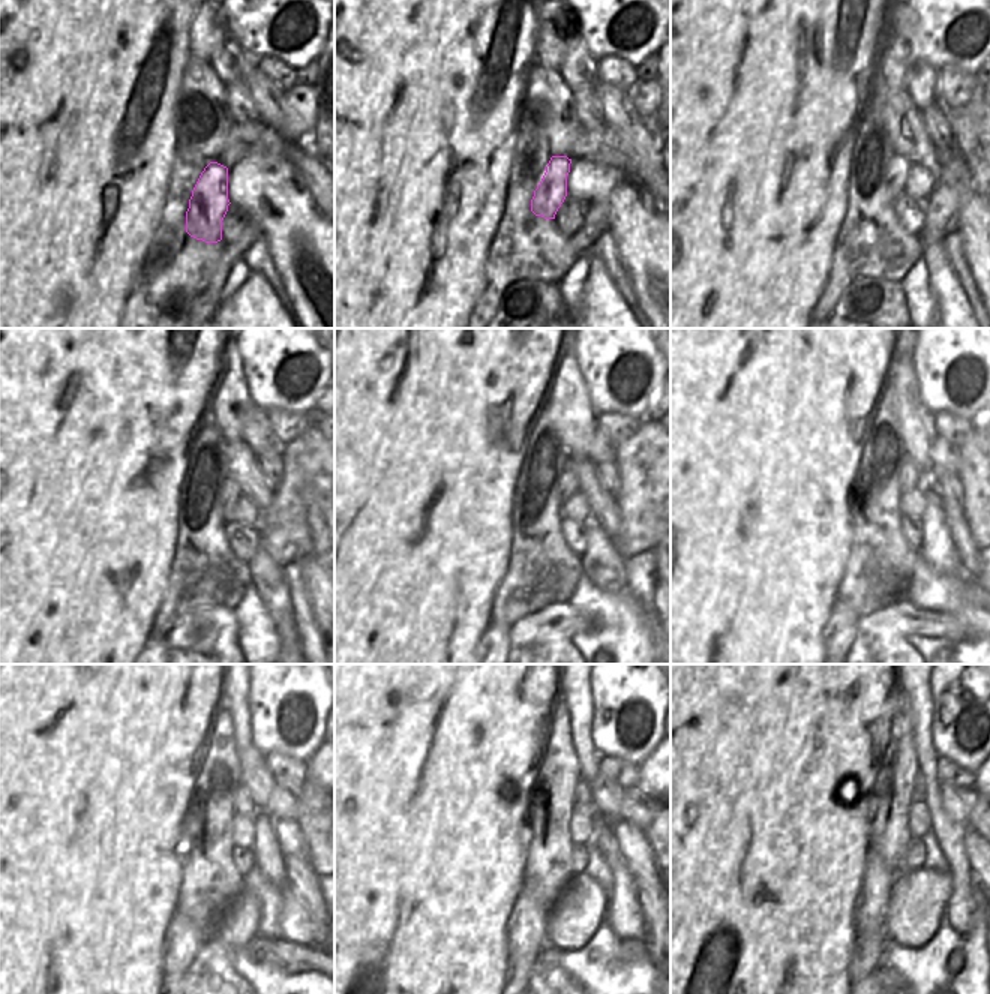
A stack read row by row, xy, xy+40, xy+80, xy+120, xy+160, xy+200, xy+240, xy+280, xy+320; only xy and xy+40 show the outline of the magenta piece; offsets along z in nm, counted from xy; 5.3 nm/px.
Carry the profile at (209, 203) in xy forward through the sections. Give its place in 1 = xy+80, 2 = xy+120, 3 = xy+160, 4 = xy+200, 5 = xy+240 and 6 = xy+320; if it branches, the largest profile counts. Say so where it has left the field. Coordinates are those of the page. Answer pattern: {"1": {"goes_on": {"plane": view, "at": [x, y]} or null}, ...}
{"1": {"goes_on": {"plane": "xy+80", "at": [899, 165]}}, "2": {"goes_on": {"plane": "xy+120", "at": [230, 491]}}, "3": {"goes_on": {"plane": "xy+160", "at": [569, 486]}}, "4": {"goes_on": {"plane": "xy+200", "at": [911, 474]}}, "5": {"goes_on": {"plane": "xy+240", "at": [243, 805]}}, "6": {"goes_on": {"plane": "xy+320", "at": [918, 792]}}}

